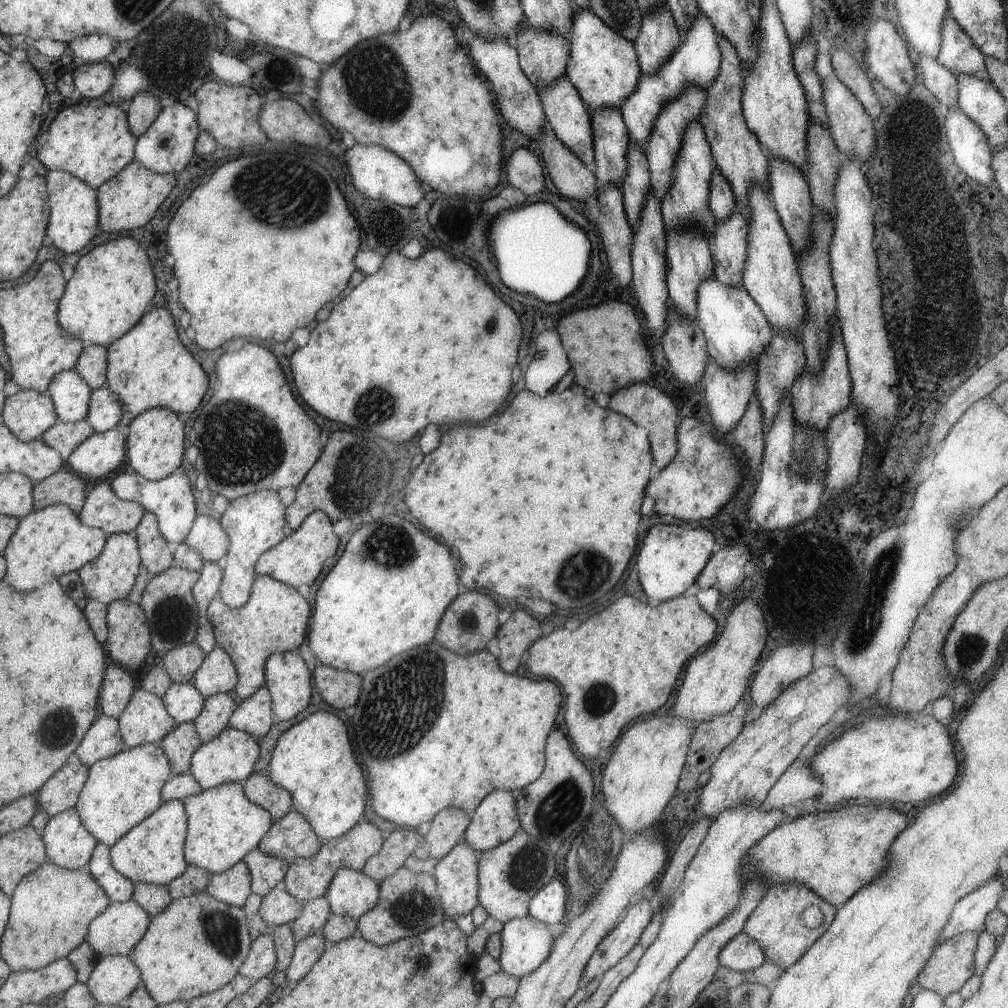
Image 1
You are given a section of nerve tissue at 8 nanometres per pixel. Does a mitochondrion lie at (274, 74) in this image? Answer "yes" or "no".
no

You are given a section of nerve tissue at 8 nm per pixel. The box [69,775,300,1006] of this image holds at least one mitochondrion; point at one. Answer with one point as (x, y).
(223, 930)

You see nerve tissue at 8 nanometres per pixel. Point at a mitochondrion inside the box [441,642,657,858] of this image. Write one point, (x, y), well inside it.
(552, 815)

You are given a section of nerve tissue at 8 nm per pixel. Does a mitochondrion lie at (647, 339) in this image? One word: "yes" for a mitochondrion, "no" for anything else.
no

